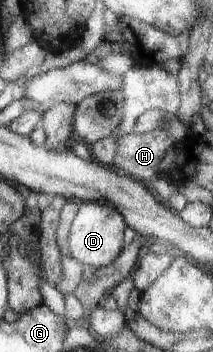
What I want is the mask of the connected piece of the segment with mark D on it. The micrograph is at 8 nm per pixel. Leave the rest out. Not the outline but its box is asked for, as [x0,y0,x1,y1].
[67,202,126,268]

